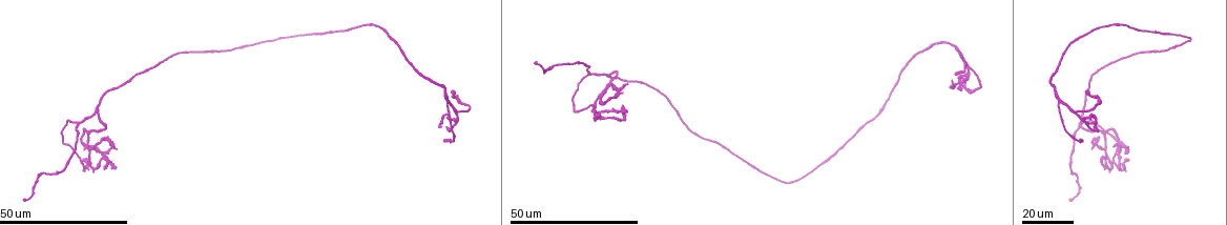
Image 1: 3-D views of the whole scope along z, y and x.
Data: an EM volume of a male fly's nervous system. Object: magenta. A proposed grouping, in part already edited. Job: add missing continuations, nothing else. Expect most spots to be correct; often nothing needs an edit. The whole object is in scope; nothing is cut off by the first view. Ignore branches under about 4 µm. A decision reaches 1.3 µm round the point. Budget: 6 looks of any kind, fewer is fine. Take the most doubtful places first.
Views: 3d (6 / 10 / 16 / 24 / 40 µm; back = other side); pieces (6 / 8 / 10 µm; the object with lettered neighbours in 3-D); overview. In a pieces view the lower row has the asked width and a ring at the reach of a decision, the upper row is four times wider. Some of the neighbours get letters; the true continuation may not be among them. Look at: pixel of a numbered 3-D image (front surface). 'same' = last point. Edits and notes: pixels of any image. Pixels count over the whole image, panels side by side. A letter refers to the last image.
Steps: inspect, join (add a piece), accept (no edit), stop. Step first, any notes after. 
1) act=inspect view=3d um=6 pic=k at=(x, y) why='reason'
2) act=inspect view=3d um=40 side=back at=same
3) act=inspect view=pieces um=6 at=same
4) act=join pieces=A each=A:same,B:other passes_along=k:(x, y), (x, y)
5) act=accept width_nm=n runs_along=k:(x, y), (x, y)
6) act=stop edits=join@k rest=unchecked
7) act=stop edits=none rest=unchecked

act=inspect view=3d um=24 pic=1 at=(23, 201) why='long arm stops here'

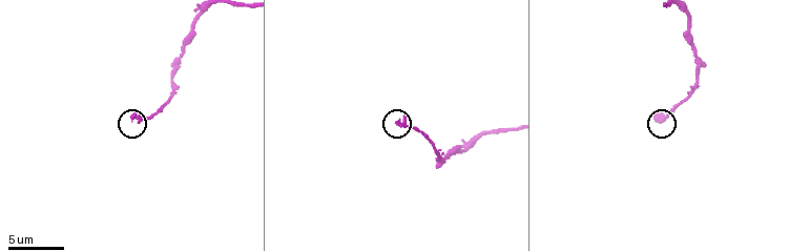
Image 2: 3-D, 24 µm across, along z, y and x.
act=inspect view=3d um=6 pic=2 at=(396, 121)

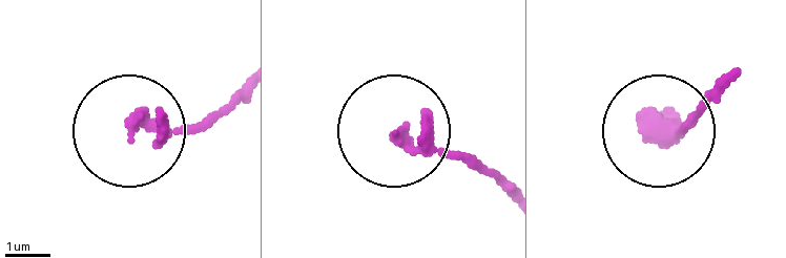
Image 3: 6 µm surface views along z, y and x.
act=inspect view=pieces um=8 pic=3 at=(132, 133) why='see the neighbours'

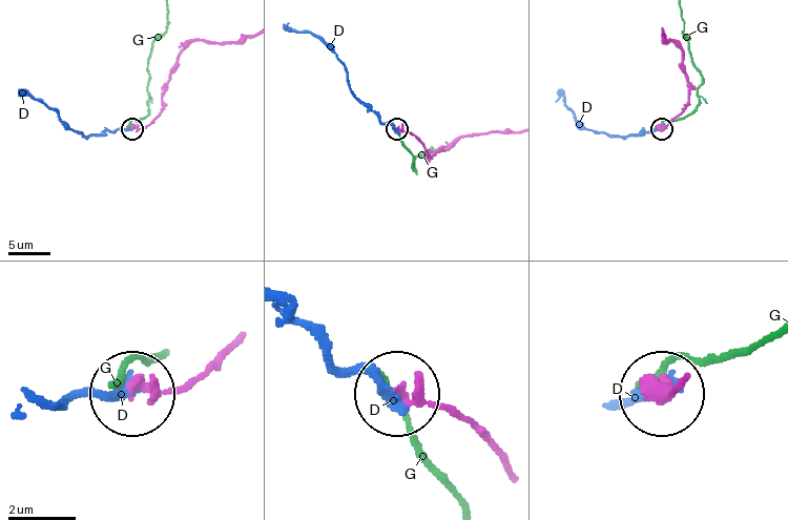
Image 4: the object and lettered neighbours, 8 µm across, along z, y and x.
act=accept width_nm=200 each=D:other,G:other runs_along=4:(507, 463), (440, 407), (400, 398) found='none of them fits'

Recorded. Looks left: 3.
act=inspect view=3d um=24 pic=1 at=(956, 74)

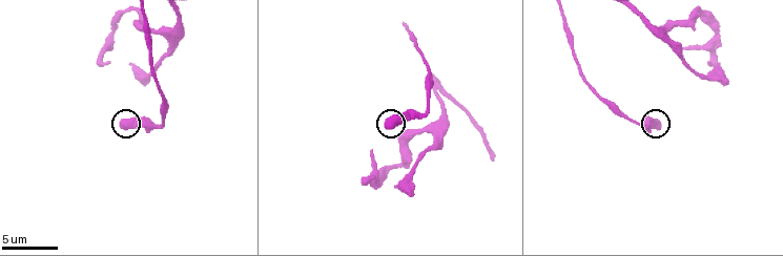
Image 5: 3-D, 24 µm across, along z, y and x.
act=inspect view=pieces um=8 pic=5 at=(385, 125) why='what lies round it'

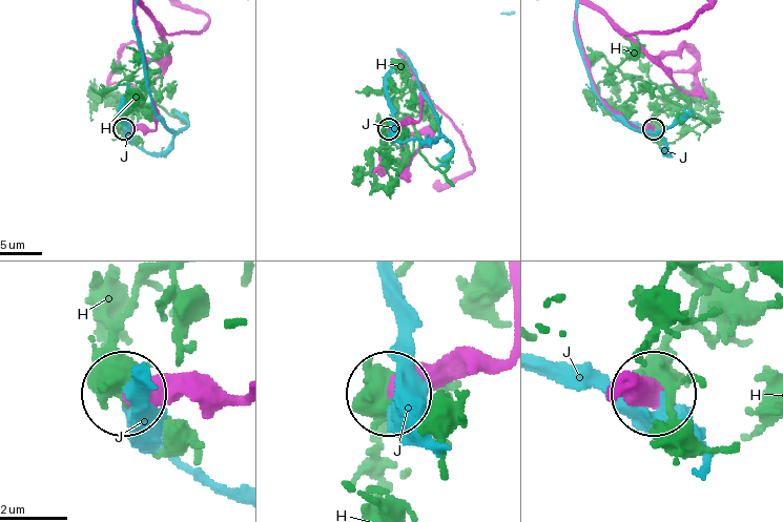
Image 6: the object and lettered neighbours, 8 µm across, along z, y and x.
act=accept width_nm=560 each=H:other,J:other runs_along=6:(496, 358), (419, 367), (388, 389) found='no lettered piece goes on from it'

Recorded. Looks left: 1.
act=stop edits=none rest=unchecked

